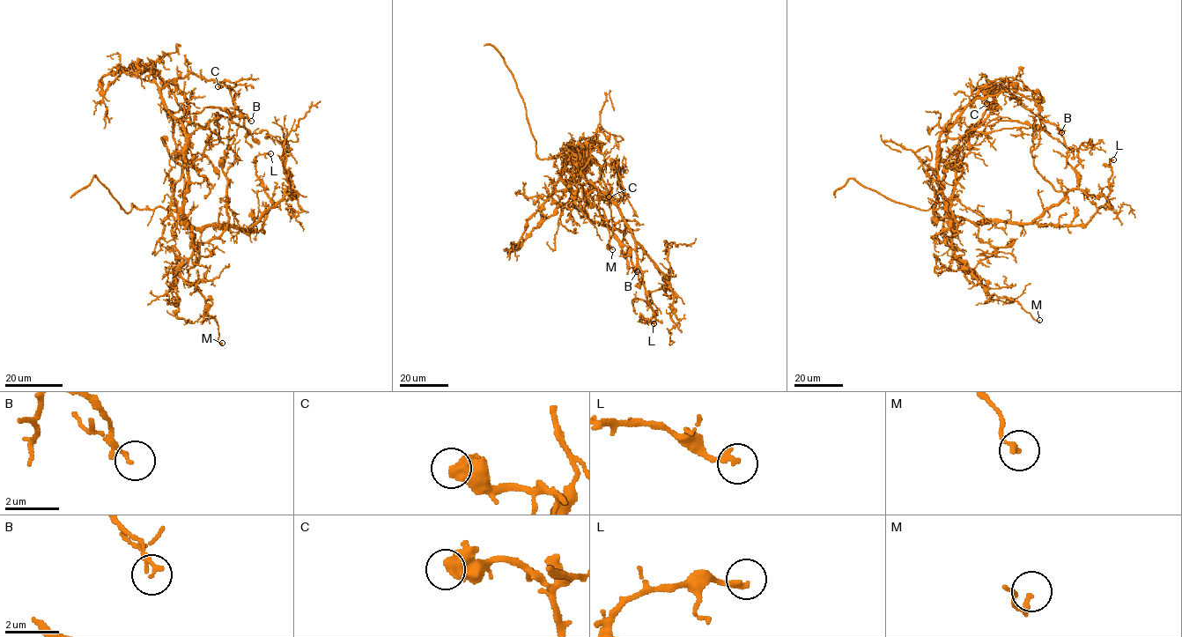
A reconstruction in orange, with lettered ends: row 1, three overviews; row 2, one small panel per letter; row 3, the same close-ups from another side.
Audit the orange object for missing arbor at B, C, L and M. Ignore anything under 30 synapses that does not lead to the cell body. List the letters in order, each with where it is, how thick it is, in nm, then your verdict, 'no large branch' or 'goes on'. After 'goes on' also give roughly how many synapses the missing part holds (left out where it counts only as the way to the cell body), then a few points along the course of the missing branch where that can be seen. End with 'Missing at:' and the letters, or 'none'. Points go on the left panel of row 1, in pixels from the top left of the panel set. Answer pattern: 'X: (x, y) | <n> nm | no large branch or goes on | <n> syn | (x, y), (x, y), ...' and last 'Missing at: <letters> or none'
B: (251, 121) | 90 nm | no large branch
C: (217, 86) | 480 nm | no large branch
L: (270, 153) | 220 nm | no large branch
M: (222, 343) | 180 nm | no large branch
Missing at: none

